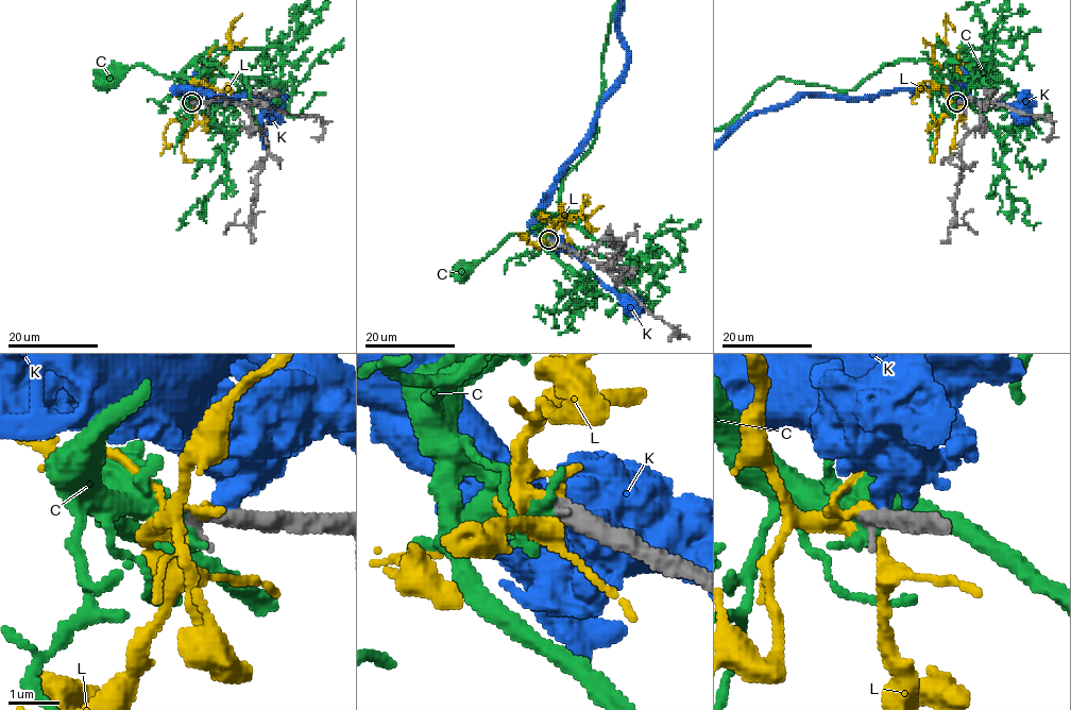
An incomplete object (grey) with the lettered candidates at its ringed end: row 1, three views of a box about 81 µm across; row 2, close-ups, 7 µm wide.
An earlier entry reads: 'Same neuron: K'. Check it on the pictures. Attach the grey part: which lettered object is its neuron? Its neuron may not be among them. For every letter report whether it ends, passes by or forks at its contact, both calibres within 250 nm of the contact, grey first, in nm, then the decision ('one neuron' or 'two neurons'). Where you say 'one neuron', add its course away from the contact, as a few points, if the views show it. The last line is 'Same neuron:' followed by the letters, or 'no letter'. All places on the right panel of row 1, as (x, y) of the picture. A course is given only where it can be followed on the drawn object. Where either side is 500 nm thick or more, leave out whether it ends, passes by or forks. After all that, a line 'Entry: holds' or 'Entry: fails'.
C: 360 nm thick on the grey side, 550 nm on the other; one neuron; it runs (956, 103), (938, 82), (944, 75), (951, 75), (963, 65), (969, 65), (988, 80)
K: 480 nm thick on the grey side, 550 nm on the other; two neurons
L: it ends there; 400 nm thick on the grey side, 170 nm on the other; two neurons
Same neuron: C
Entry: fails

